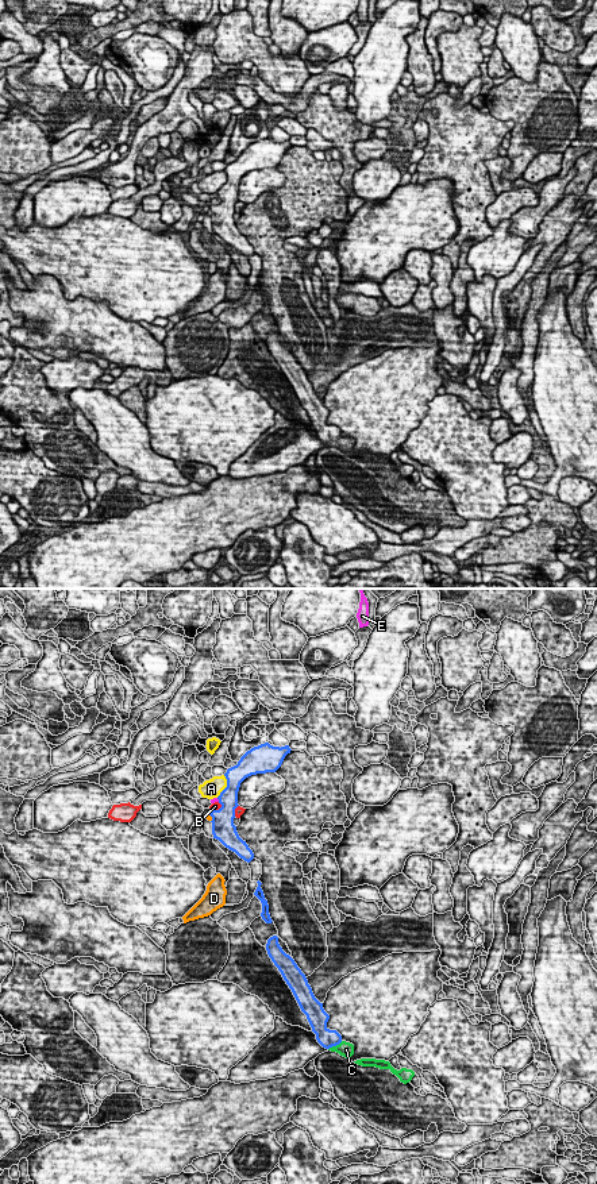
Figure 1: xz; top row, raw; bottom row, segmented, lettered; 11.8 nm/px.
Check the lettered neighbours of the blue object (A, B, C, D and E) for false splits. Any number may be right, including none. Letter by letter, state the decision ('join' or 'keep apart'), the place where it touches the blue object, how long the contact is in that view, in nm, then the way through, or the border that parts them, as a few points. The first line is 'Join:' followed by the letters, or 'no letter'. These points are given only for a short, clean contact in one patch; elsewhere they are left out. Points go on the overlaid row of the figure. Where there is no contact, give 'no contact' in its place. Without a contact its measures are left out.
Join: C
A: keep apart; meets blue in xz at (227, 786); contact 280 nm long
B: keep apart; meets blue in xz at (216, 810); contact 160 nm long
C: join; meets blue in xz at (335, 1045); contact 200 nm long; runs through xz (327, 1038), (335, 1045), (346, 1049)
D: keep apart; meets blue in xz at (212, 818); contact 100 nm long
E: keep apart; meets blue in xz at (218, 798); contact 60 nm long

